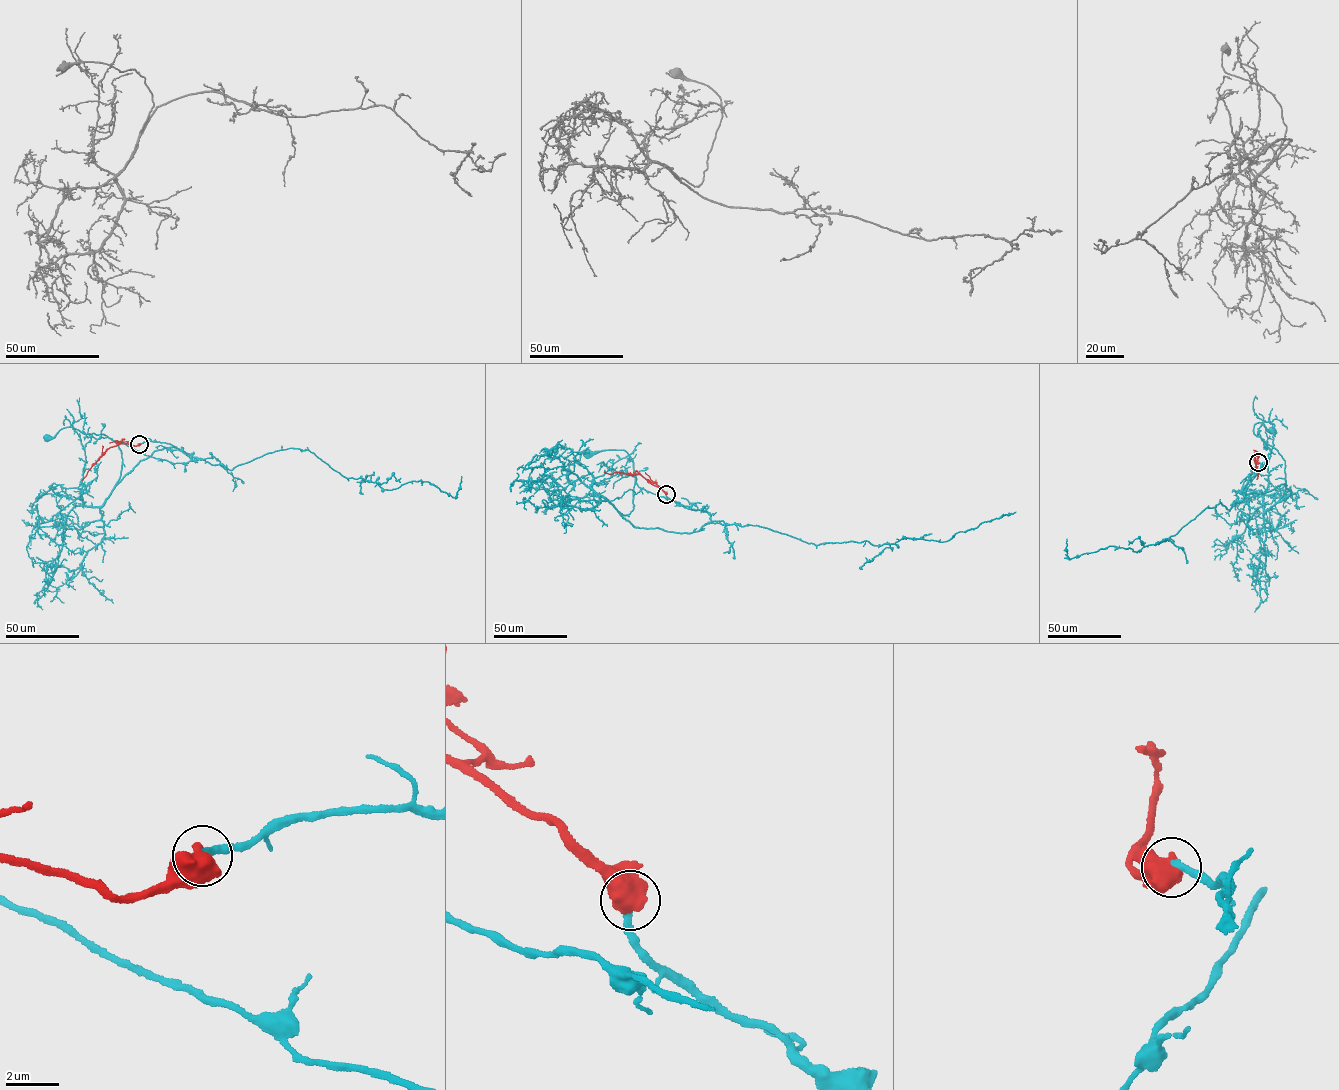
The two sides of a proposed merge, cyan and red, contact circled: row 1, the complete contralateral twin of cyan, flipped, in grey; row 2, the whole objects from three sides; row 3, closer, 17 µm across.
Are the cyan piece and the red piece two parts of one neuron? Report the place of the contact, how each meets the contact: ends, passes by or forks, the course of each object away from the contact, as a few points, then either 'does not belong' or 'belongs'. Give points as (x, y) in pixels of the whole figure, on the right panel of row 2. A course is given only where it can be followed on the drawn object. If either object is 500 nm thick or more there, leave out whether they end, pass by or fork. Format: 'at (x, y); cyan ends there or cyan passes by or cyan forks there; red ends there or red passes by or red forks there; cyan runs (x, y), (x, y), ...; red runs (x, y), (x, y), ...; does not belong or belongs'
at (1258, 462); cyan runs (1258, 463), (1244, 492), (1286, 483), (1291, 493), (1281, 501), (1284, 460), (1253, 430), (1259, 422), (1271, 431); red runs (1258, 463), (1259, 456), (1255, 455), (1256, 479); belongs

